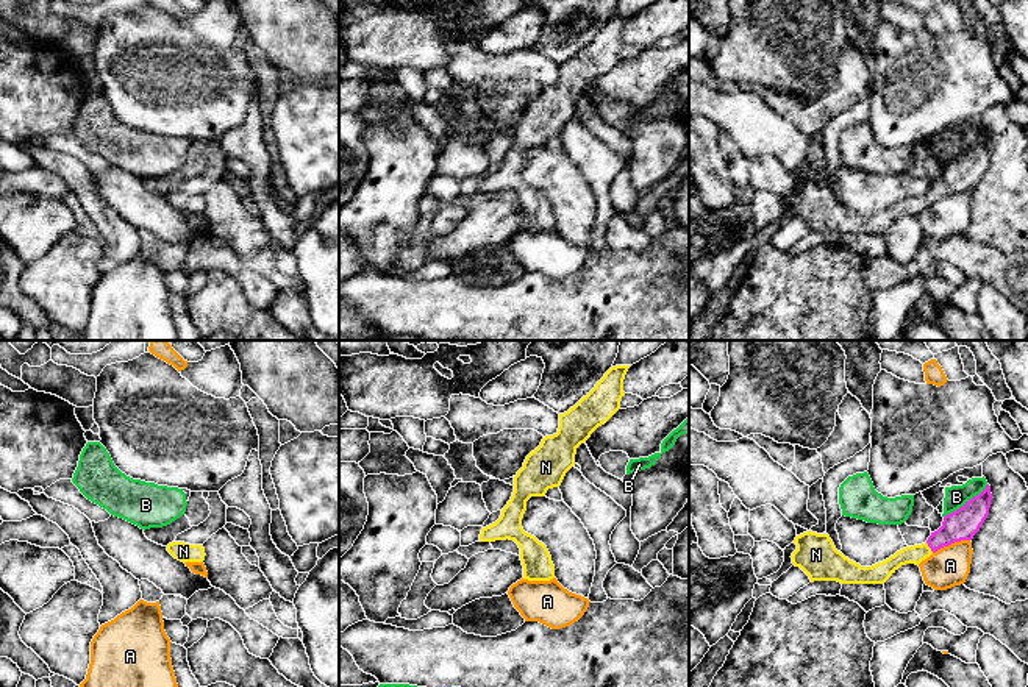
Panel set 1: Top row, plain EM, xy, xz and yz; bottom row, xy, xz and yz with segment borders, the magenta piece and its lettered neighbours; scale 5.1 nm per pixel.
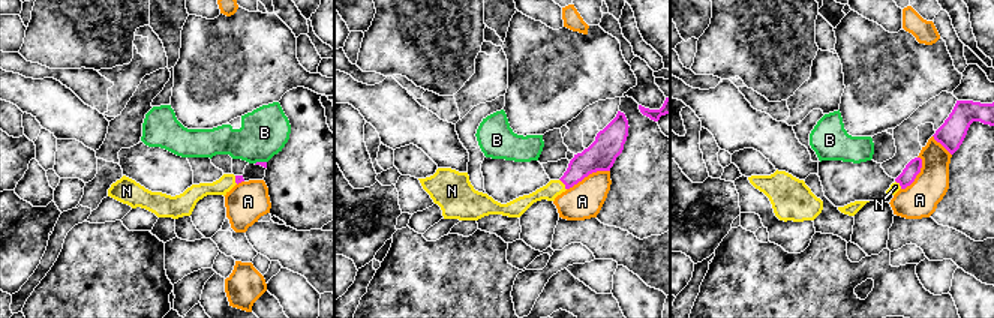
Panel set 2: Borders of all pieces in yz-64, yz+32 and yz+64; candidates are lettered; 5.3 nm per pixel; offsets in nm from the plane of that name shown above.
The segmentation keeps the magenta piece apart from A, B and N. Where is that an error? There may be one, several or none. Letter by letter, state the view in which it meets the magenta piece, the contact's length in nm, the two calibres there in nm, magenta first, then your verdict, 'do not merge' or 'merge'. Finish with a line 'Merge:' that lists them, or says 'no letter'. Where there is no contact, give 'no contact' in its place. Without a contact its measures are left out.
A: meets magenta in yz; contact 200 nm long; 160 nm thick on the magenta side, 200 nm on the other; do not merge
B: meets magenta in yz; contact 280 nm long; 160 nm thick on the magenta side, 110 nm on the other; do not merge
N: meets magenta in yz; contact 70 nm long; 160 nm thick on the magenta side, 100 nm on the other; merge
Merge: N

